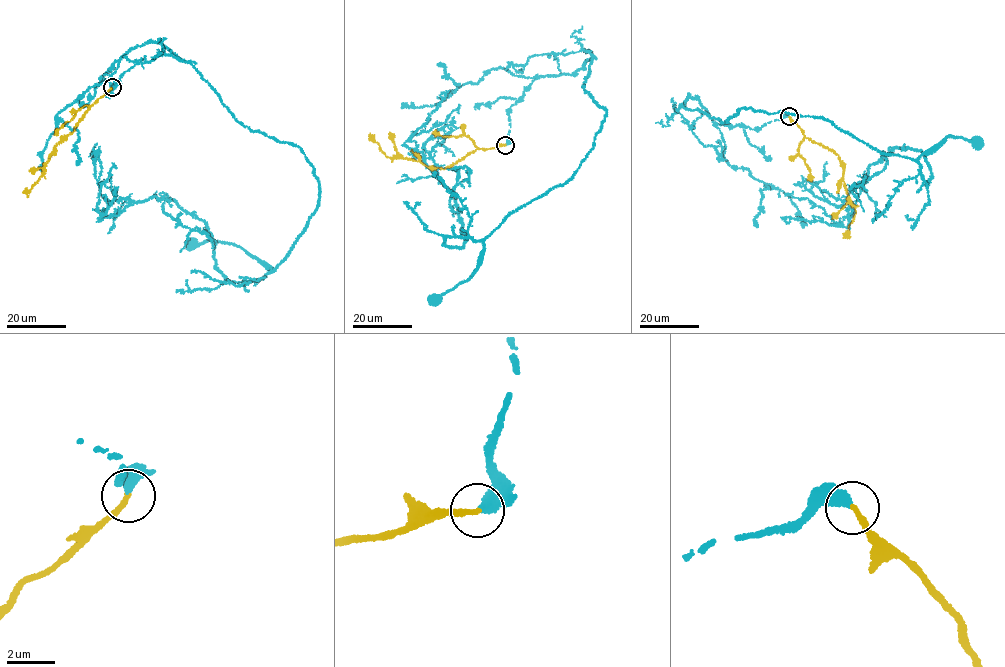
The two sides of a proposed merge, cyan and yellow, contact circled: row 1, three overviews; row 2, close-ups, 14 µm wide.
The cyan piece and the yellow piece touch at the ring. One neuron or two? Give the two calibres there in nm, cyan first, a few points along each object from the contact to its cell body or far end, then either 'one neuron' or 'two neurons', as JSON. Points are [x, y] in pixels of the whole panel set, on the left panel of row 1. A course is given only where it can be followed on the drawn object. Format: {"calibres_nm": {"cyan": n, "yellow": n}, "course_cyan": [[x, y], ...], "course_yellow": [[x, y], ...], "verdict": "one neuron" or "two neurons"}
{"calibres_nm": {"cyan": 440, "yellow": 240}, "course_cyan": [[112, 87], [114, 63], [158, 41], [314, 168], [318, 205], [272, 271], [233, 244], [191, 243]], "course_yellow": [[112, 87], [84, 112], [74, 130], [55, 146], [39, 179], [30, 190], [23, 192]], "verdict": "one neuron"}

